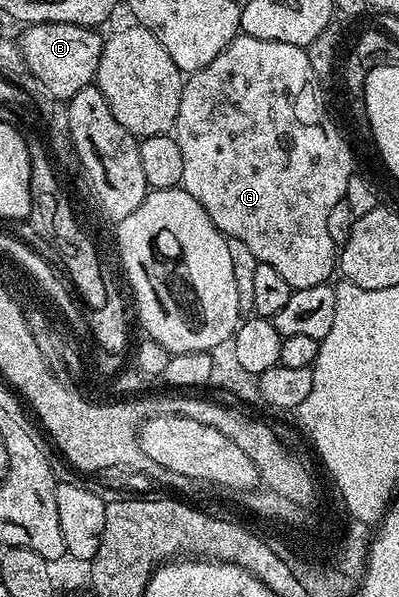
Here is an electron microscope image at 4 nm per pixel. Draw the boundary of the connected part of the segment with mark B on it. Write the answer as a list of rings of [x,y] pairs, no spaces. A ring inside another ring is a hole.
[[[30,24],[19,36],[21,53],[27,58],[27,66],[55,98],[68,101],[79,90],[90,87],[97,79],[97,67],[101,57],[102,33],[95,28],[74,24]]]

